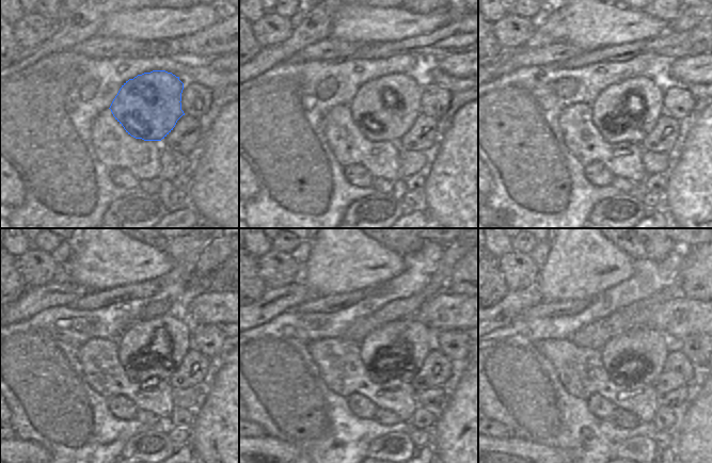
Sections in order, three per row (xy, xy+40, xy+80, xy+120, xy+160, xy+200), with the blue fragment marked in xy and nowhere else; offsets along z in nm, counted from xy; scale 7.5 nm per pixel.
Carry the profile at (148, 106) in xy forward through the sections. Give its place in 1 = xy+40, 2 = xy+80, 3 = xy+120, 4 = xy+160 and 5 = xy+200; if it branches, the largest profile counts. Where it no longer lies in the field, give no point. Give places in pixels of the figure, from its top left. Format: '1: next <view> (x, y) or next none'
1: next xy+40 (385, 109)
2: next xy+80 (627, 111)
3: next xy+120 (155, 348)
4: next xy+160 (397, 349)
5: next xy+200 (642, 353)

